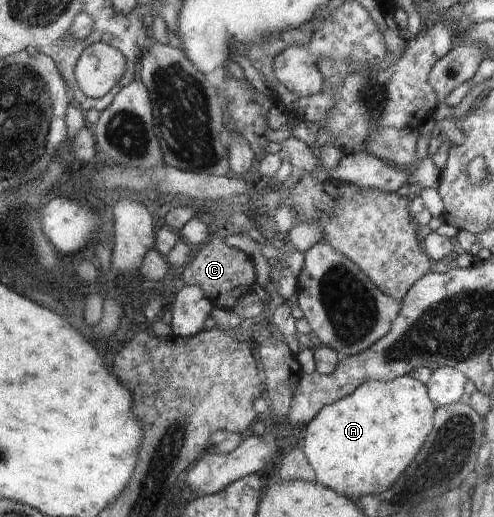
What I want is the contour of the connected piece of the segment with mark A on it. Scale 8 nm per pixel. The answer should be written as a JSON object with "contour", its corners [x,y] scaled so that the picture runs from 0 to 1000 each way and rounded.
{"contour":[[[832,723],[791,737],[751,735],[731,743],[702,768],[658,785],[613,828],[609,870],[638,913],[644,934],[721,969],[733,957],[779,950],[802,934],[877,830],[881,793],[862,747]]]}

